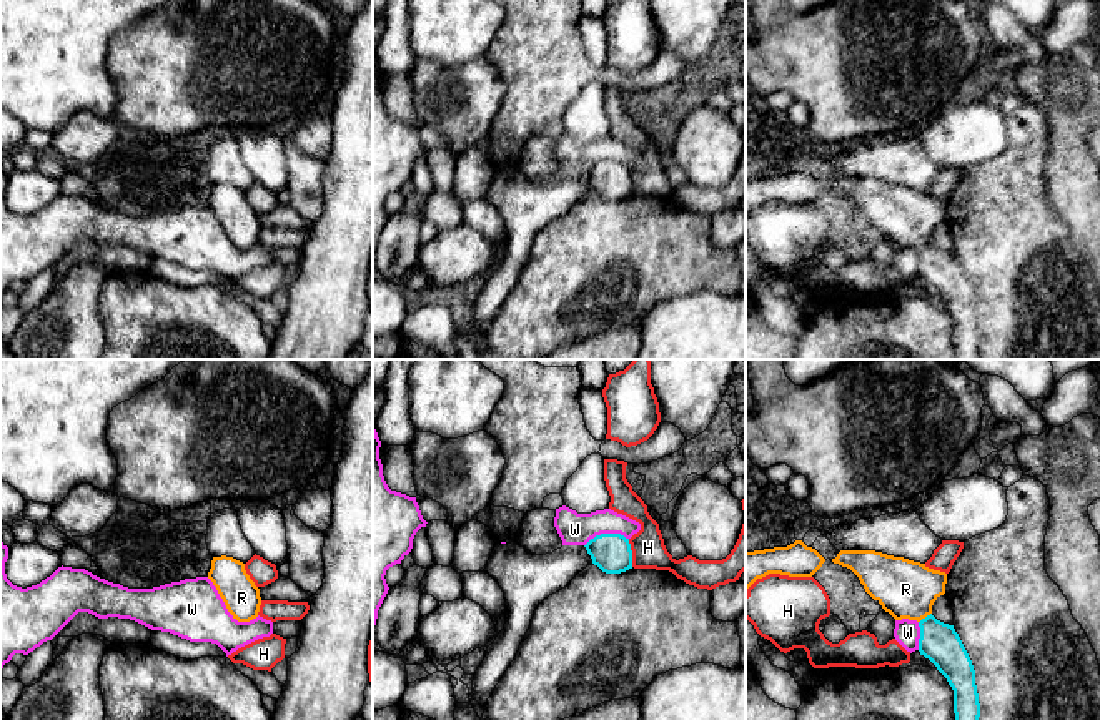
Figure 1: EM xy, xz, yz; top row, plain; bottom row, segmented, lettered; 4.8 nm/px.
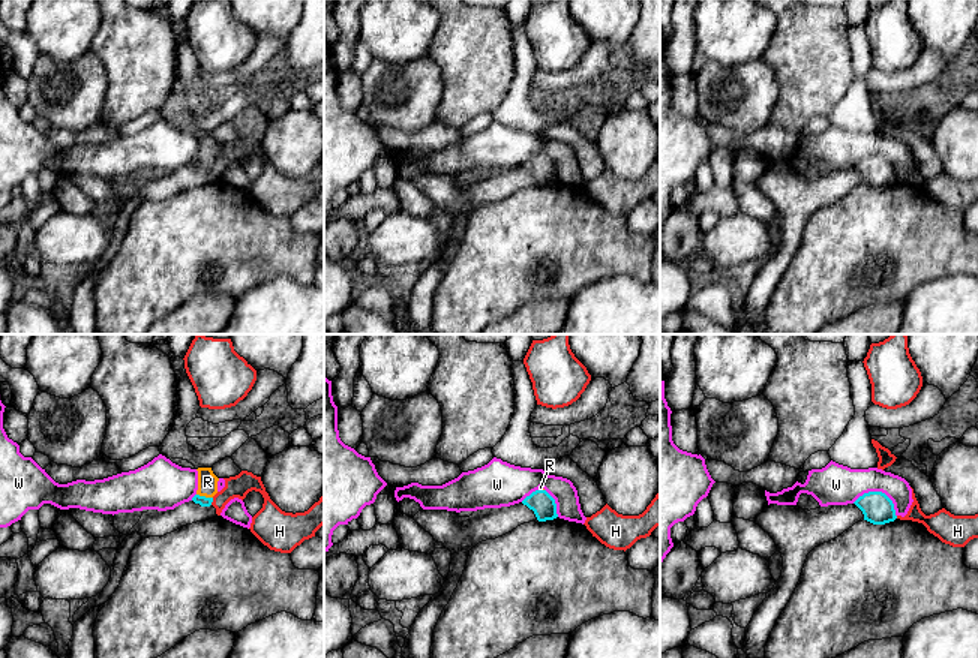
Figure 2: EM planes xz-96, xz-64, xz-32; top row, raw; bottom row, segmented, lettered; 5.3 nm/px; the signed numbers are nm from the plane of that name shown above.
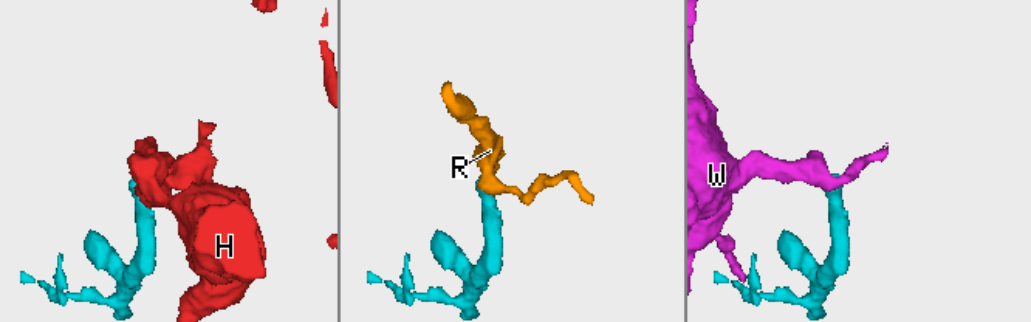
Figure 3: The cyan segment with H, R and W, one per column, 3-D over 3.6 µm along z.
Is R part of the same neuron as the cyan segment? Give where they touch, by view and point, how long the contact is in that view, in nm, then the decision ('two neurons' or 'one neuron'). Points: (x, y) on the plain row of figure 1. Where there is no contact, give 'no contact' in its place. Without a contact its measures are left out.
yz (926, 245) | 80 nm | one neuron

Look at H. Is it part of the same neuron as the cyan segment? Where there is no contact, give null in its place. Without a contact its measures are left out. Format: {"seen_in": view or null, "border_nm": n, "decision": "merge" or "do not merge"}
{"seen_in": "xz", "border_nm": 140, "decision": "do not merge"}

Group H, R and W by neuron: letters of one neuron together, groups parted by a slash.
H / R / W

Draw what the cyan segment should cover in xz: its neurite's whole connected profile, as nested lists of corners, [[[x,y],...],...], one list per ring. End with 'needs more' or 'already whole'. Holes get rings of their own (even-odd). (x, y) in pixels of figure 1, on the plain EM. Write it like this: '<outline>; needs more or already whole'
[[[621,161],[596,163],[584,175],[592,191],[606,201],[621,201],[632,196],[631,171]]]; already whole

